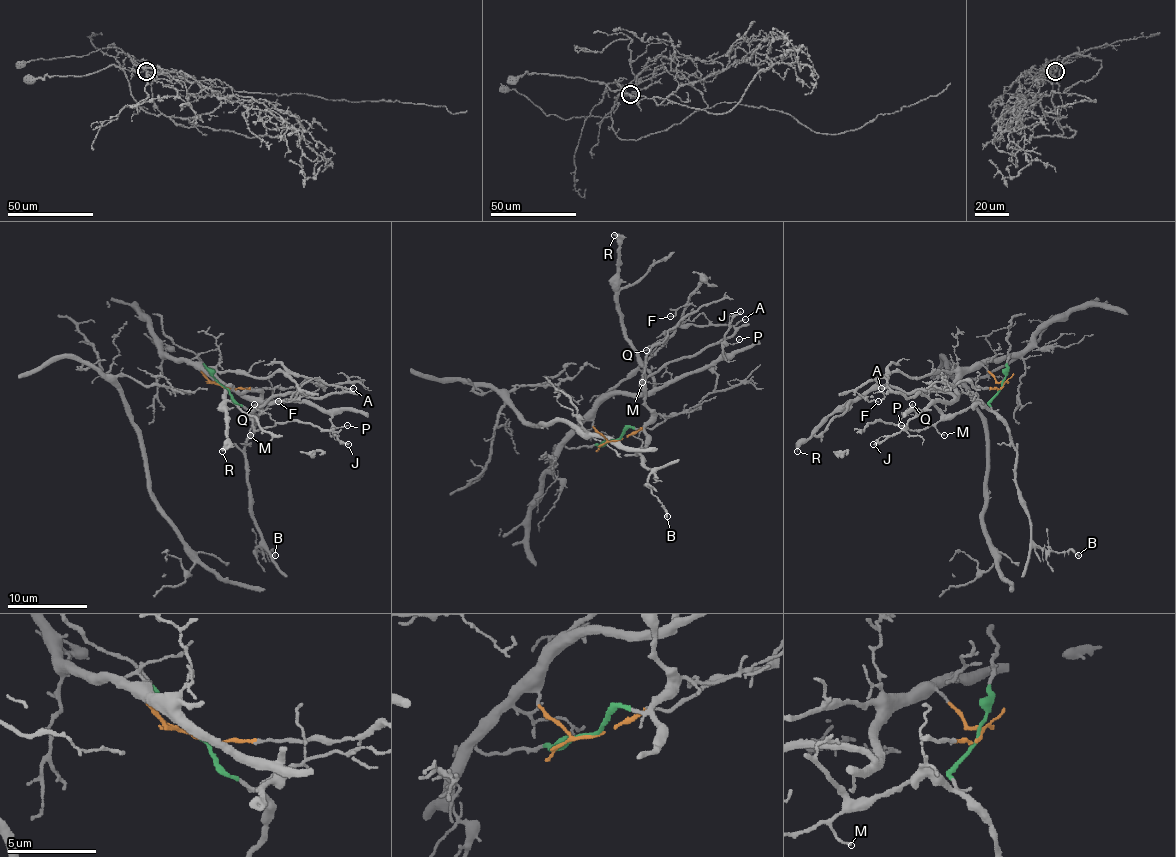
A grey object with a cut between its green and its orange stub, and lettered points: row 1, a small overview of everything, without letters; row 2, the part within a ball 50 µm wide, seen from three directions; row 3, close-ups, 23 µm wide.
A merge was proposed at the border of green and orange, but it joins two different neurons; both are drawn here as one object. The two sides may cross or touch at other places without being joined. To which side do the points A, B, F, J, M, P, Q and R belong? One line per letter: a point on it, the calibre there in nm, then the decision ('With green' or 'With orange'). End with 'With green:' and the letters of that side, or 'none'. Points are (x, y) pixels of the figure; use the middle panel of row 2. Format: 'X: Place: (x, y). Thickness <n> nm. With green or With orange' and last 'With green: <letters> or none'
A: Place: (745, 319). Thickness 110 nm. With green
B: Place: (667, 516). Thickness 190 nm. With green
F: Place: (670, 316). Thickness 130 nm. With orange
J: Place: (740, 311). Thickness 180 nm. With orange
M: Place: (642, 382). Thickness 130 nm. With green
P: Place: (739, 339). Thickness 100 nm. With orange
Q: Place: (646, 350). Thickness 140 nm. With green
R: Place: (614, 235). Thickness 280 nm. With orange
With green: A, B, M, Q

